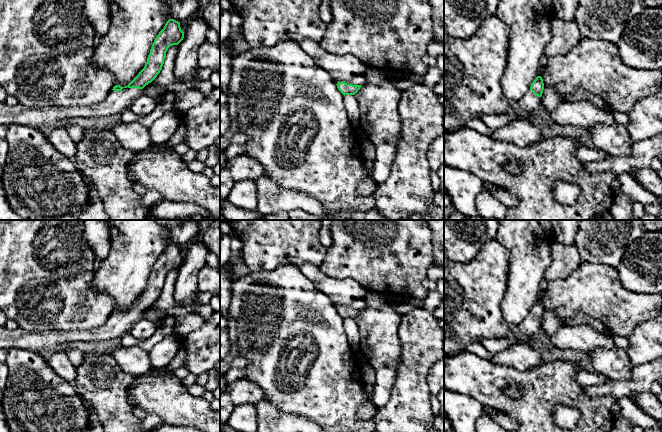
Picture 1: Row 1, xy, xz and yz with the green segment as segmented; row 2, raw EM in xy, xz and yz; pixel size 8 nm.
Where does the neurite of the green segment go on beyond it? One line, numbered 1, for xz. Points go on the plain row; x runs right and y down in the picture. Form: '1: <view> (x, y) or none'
1: xz (350, 305)

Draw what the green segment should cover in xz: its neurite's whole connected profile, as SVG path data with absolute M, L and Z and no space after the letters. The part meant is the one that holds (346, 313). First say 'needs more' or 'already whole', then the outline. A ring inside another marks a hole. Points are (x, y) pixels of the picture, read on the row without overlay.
needs more; M334 303L337 309L338 314L345 319L355 319L358 314L361 312L361 307L359 305L350 304L341 304Z

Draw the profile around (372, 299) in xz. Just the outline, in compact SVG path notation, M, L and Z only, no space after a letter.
M368 292L367 295L363 299L358 299L352 304L359 305L361 309L366 307L382 307L386 305L390 305L384 296L381 296L375 292Z

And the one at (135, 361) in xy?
M120 346L112 352L111 356L125 373L134 378L144 375L154 368L148 352L137 346Z

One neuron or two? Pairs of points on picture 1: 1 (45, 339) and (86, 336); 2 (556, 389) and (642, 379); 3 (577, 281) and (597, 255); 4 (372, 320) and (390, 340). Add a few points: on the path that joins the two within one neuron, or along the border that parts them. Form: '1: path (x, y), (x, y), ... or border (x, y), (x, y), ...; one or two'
1: path (55, 339), (76, 336); one
2: border (583, 387), (583, 391), (588, 396), (606, 396); two
3: border (582, 259), (593, 263), (608, 264), (615, 268); two
4: path (377, 325), (385, 335); one

